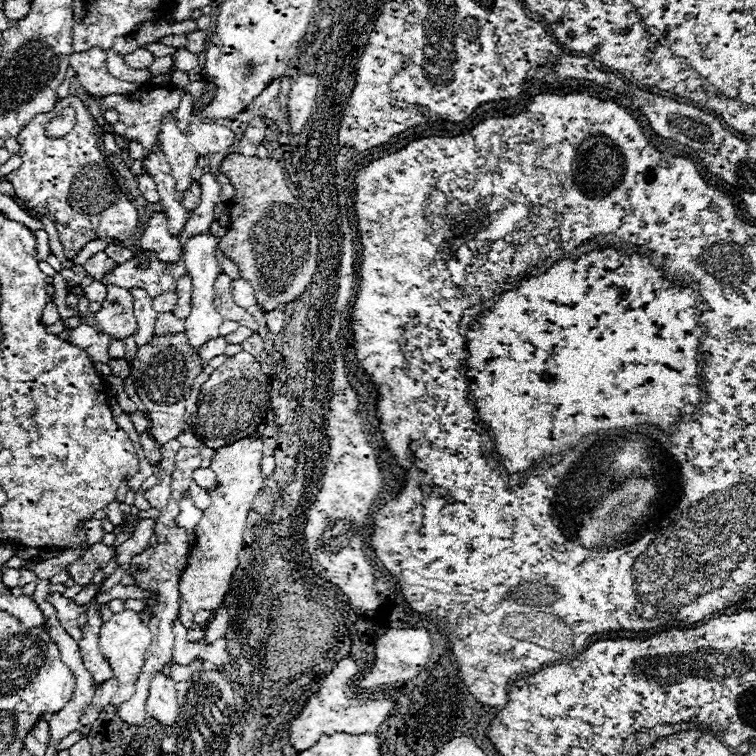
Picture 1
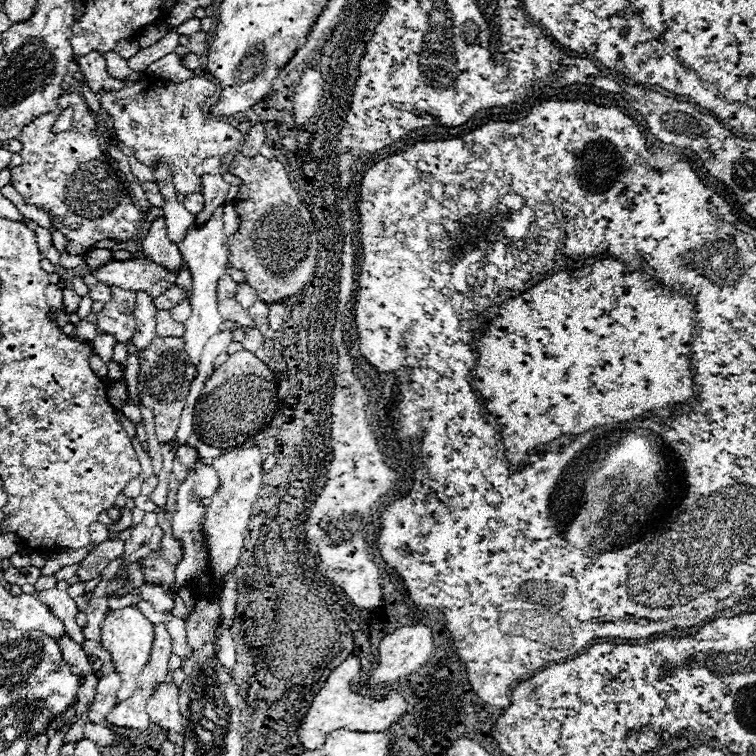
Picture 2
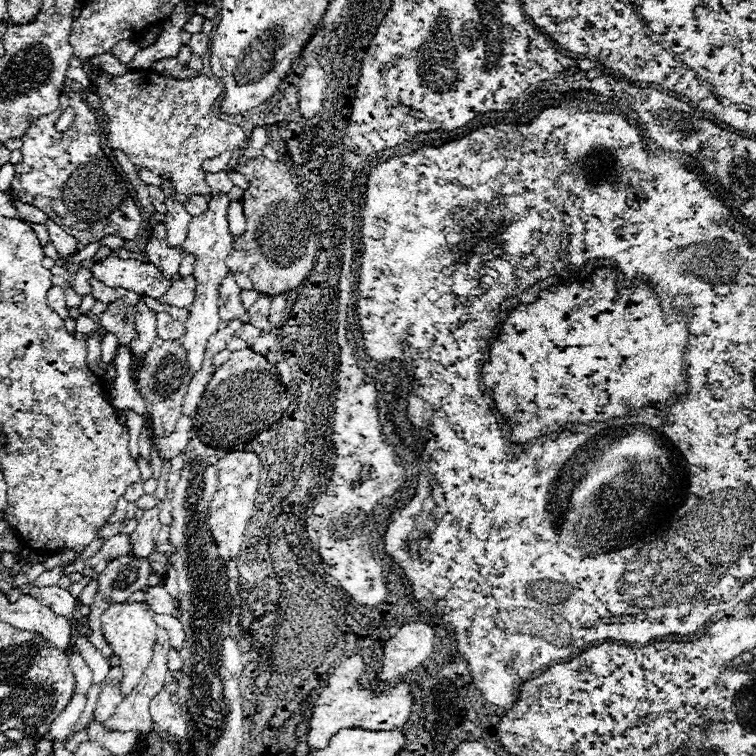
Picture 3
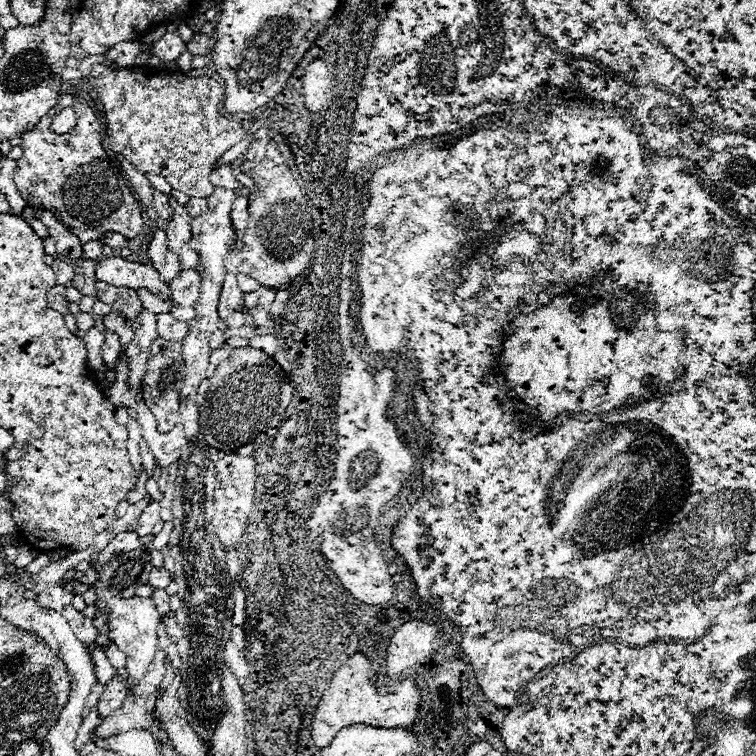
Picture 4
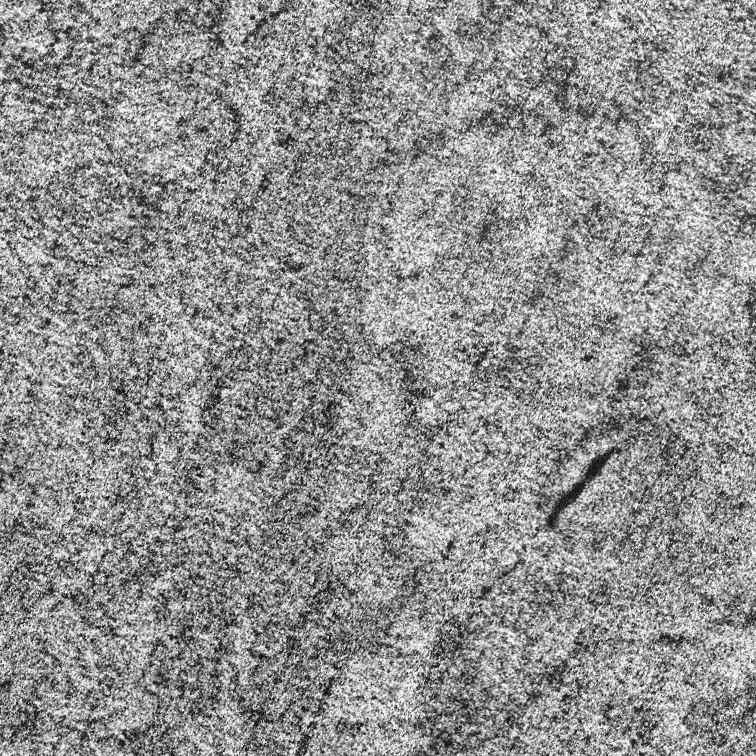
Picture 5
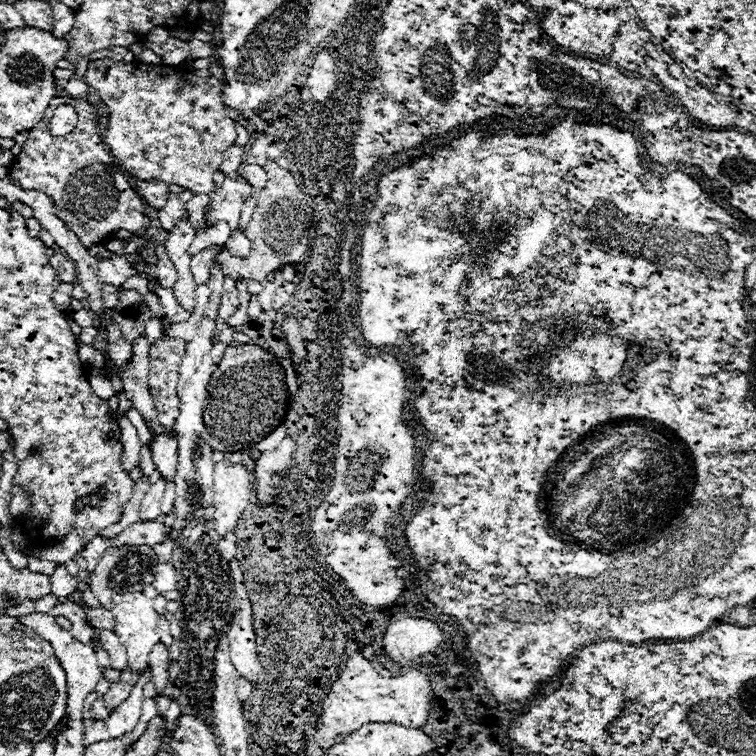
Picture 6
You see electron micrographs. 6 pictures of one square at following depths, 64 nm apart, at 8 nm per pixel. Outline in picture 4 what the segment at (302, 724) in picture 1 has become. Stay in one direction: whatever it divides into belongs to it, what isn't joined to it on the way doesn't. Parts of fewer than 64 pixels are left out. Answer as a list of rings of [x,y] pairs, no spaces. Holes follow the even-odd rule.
[[[364,654],[350,656],[332,676],[330,686],[326,688],[322,700],[316,706],[314,712],[314,724],[312,724],[312,742],[316,748],[326,748],[332,738],[338,734],[338,730],[352,726],[352,724],[366,724],[374,728],[408,728],[414,722],[420,692],[412,678],[404,678],[400,682],[394,682],[392,688],[386,688],[386,694],[378,692],[378,688],[370,682],[370,662]]]

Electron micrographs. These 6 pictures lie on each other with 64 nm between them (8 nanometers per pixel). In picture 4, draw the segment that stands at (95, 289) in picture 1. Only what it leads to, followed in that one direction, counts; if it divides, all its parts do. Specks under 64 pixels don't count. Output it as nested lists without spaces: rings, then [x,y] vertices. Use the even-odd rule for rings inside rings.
[[[96,282],[96,300],[106,302],[106,304],[114,304],[114,300],[116,300],[116,288],[110,286],[110,284]]]

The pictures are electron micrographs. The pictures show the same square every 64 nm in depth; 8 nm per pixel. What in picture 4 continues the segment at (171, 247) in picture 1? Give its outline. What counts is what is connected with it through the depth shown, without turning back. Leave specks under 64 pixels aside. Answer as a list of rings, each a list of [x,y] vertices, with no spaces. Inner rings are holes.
[[[158,230],[148,246],[148,258],[156,272],[162,276],[162,280],[172,280],[180,272],[178,256],[168,250],[166,246],[166,232]]]

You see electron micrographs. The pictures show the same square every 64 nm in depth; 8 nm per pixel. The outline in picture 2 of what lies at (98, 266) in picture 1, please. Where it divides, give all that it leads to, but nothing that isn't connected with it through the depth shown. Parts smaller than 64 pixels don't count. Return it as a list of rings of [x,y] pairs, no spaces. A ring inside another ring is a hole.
[[[96,248],[96,250],[92,250],[88,254],[86,264],[88,264],[88,268],[98,268],[100,264],[106,264],[110,260],[112,260],[112,250],[108,250],[108,248]]]

